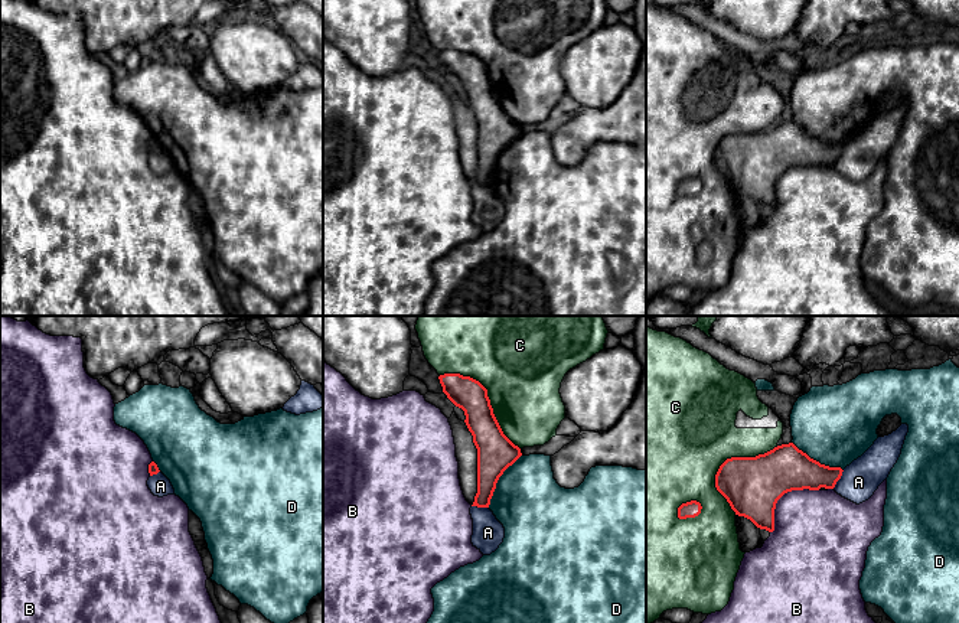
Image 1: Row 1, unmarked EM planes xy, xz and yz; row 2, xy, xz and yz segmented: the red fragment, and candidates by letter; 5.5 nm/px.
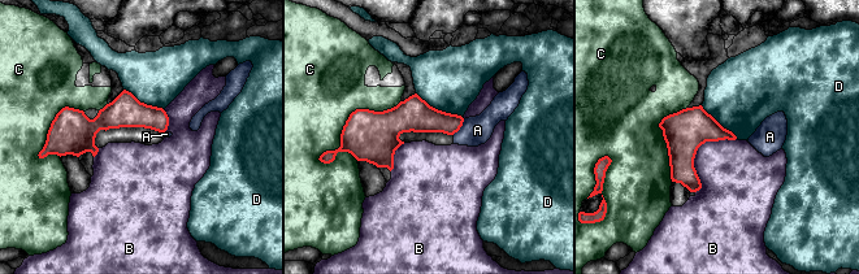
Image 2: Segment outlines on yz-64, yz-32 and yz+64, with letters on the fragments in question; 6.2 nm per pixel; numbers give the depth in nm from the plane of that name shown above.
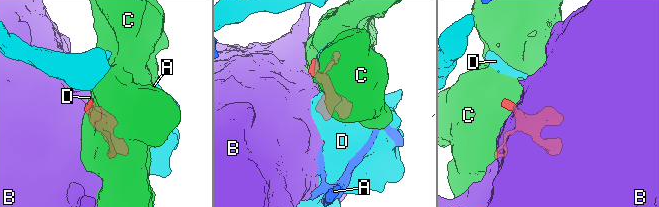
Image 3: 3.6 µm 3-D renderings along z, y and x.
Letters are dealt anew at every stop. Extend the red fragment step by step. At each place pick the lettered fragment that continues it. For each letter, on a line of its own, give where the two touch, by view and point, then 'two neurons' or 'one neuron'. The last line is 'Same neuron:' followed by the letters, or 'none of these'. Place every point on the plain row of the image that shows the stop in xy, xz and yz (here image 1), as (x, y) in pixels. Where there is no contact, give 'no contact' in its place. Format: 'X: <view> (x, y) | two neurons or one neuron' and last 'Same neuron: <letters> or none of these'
A: yz (840, 155) | two neurons
B: yz (782, 172) | two neurons
C: xz (488, 74) | two neurons
D: xz (498, 156) | two neurons
Same neuron: none of these

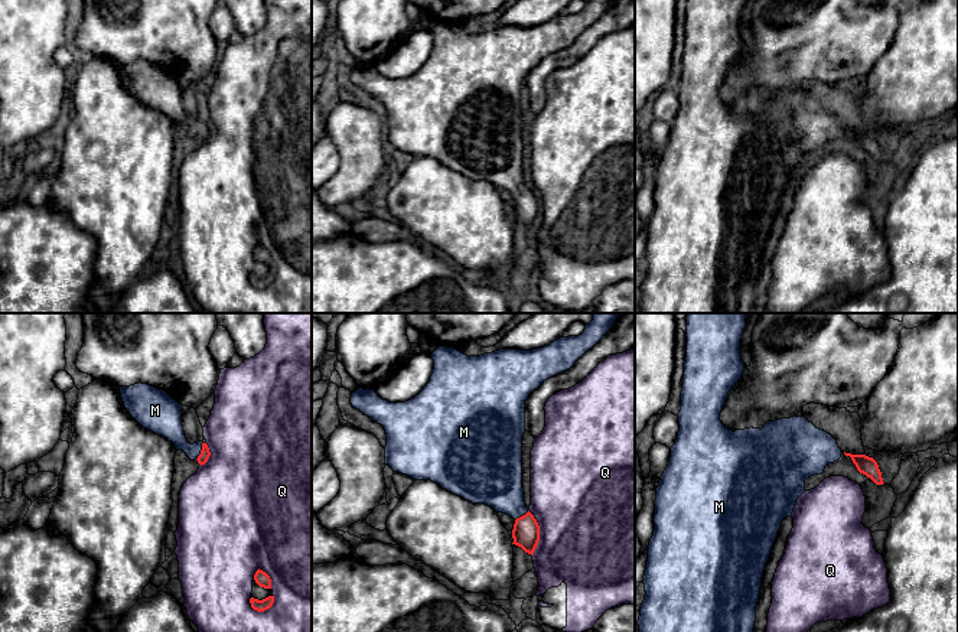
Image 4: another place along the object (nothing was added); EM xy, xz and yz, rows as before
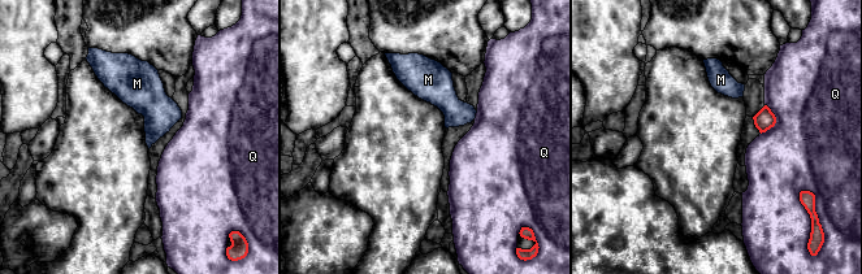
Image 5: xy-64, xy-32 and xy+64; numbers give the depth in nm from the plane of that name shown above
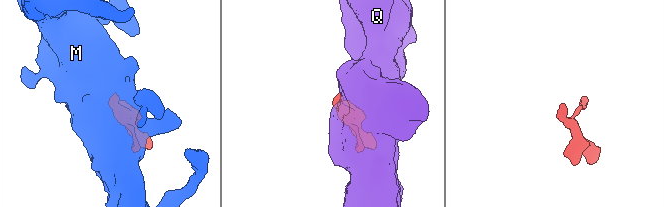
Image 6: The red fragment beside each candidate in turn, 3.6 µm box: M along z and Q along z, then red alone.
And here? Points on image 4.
M: xy (201, 127) | one neuron
Q: xz (538, 209) | two neurons
Same neuron: M

